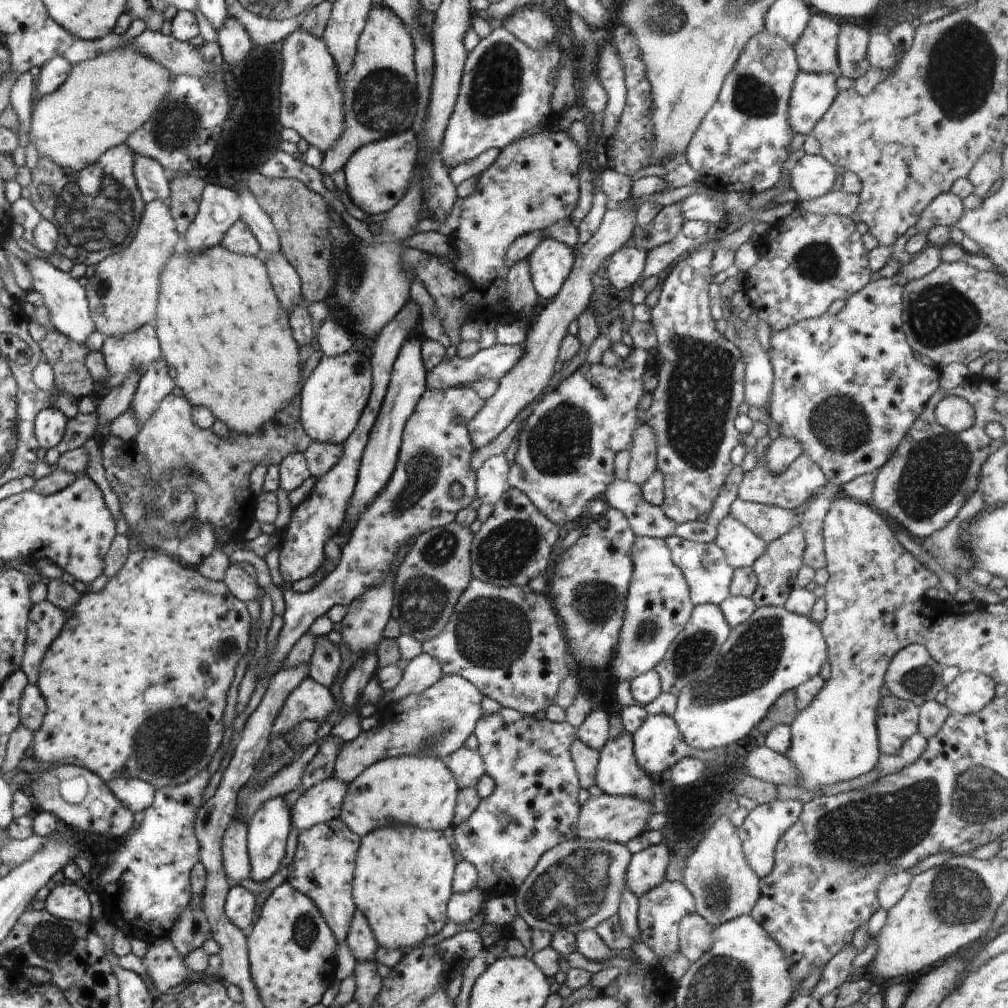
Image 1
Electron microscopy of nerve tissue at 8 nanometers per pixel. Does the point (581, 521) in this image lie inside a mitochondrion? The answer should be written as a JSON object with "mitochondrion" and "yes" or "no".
{"mitochondrion":"no"}

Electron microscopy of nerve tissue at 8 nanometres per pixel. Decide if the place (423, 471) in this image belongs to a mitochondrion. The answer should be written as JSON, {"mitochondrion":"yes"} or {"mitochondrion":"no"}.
{"mitochondrion":"yes"}

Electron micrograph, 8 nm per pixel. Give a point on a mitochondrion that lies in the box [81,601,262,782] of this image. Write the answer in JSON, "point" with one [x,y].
{"point":[225,647]}

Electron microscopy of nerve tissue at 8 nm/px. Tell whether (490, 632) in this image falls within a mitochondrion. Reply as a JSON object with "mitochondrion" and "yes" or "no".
{"mitochondrion":"yes"}

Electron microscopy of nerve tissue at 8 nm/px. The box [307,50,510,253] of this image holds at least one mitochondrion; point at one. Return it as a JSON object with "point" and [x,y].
{"point":[382,101]}

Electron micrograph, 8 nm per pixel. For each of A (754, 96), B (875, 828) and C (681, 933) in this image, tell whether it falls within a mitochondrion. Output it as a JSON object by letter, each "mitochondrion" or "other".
{"A":"mitochondrion","B":"mitochondrion","C":"other"}

